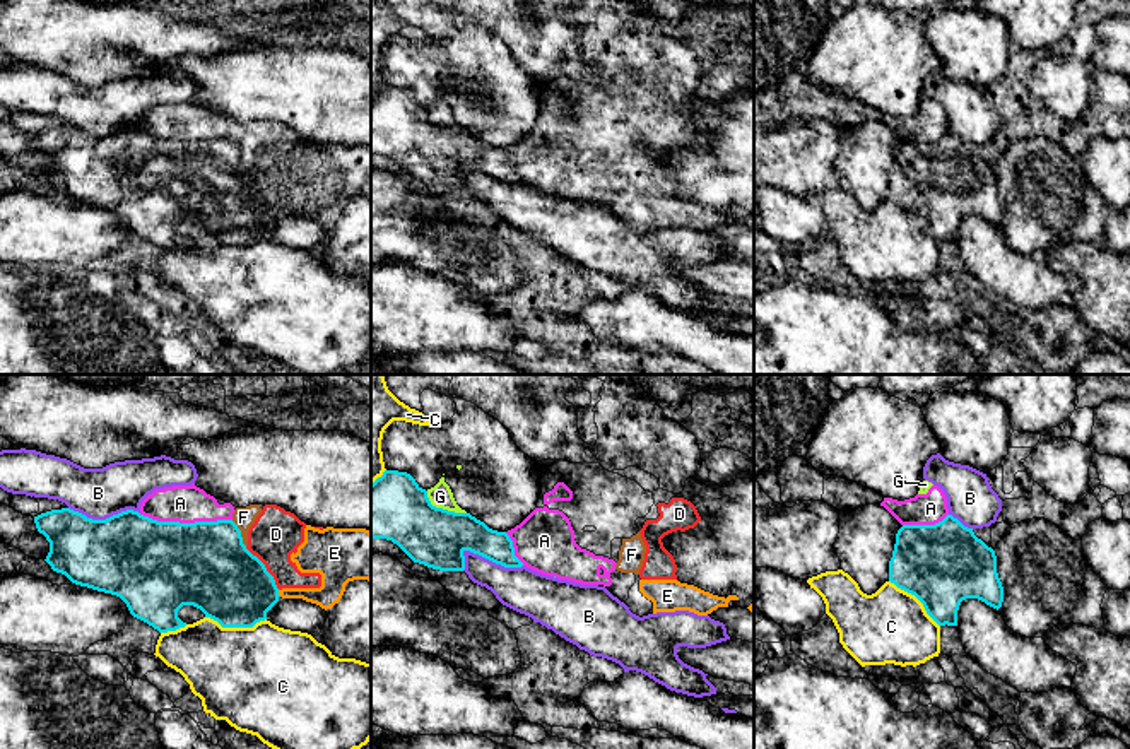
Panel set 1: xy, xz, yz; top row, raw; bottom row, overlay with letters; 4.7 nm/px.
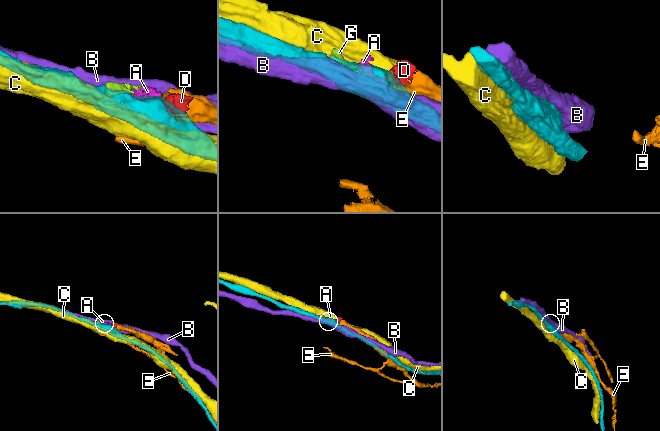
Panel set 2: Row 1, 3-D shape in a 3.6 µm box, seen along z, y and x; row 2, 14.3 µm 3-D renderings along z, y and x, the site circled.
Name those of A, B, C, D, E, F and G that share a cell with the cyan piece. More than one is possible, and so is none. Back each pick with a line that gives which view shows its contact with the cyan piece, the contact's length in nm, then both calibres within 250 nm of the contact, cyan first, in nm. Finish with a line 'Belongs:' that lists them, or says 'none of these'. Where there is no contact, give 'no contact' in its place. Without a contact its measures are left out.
Belongs: none of these

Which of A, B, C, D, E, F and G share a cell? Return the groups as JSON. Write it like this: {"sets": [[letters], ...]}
{"sets": [["A", "D", "E", "F", "G"], ["B"], ["C"]]}

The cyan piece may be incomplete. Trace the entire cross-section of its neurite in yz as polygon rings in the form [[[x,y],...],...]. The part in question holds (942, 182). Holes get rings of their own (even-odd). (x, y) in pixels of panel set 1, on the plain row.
[[[952,132],[935,142],[903,142],[898,147],[889,198],[915,212],[939,243],[957,243],[957,227],[966,215],[978,215],[997,227],[1003,219],[995,168]]]

